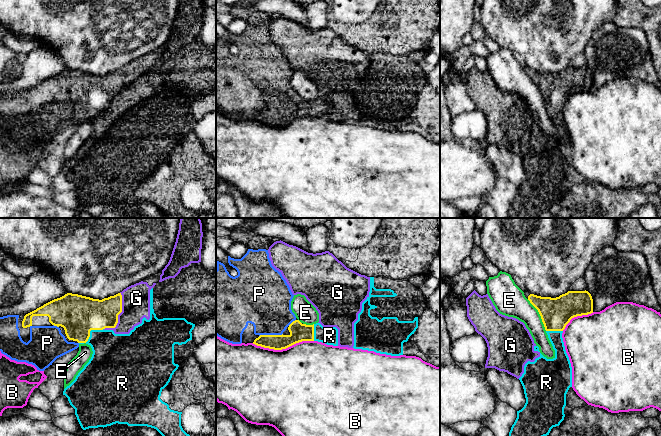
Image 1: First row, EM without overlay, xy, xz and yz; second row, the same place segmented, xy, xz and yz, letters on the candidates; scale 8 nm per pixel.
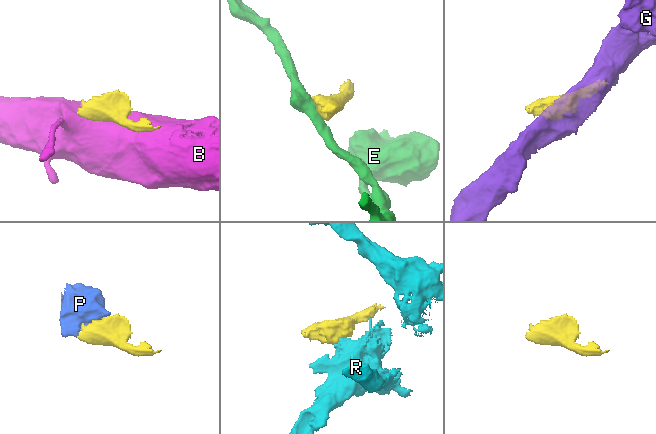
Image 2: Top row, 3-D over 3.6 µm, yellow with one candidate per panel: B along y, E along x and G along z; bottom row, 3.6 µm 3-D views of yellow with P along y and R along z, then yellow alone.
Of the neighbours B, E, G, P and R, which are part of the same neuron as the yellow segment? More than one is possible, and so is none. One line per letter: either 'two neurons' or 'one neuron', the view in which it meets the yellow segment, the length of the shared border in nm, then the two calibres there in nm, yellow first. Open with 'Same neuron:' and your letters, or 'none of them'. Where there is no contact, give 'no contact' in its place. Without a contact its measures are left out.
Same neuron: P
B: two neurons; contact in xz; length 500 nm; calibres 150 and 480 nm
E: two neurons; contact in yz; length 300 nm; calibres 240 and 220 nm
G: two neurons; contact in xy; length 340 nm; calibres 260 and 220 nm
P: one neuron; contact in xz; length 190 nm; calibres 150 and 380 nm
R: two neurons; contact in xy; length 190 nm; calibres 320 and 300 nm

